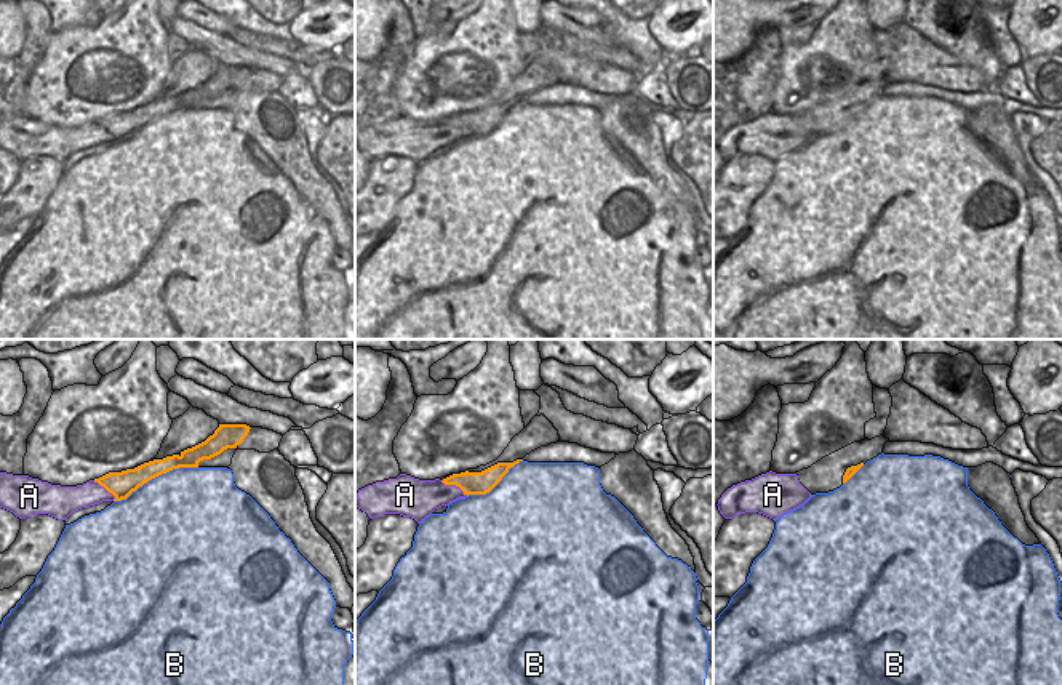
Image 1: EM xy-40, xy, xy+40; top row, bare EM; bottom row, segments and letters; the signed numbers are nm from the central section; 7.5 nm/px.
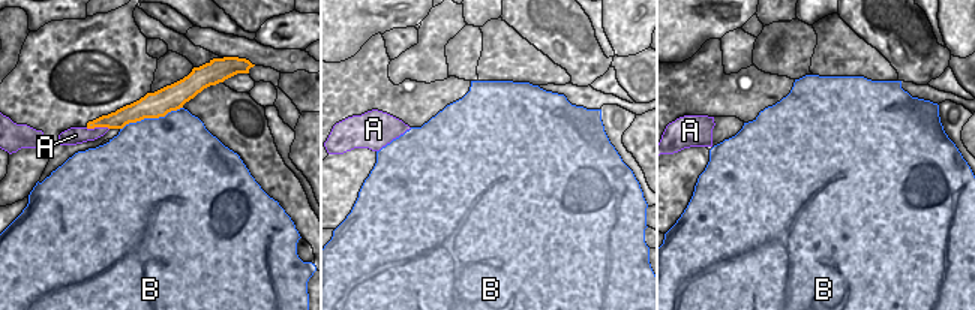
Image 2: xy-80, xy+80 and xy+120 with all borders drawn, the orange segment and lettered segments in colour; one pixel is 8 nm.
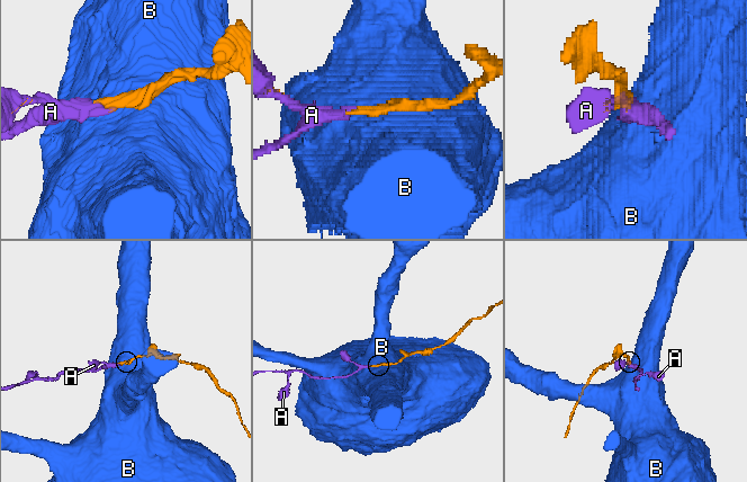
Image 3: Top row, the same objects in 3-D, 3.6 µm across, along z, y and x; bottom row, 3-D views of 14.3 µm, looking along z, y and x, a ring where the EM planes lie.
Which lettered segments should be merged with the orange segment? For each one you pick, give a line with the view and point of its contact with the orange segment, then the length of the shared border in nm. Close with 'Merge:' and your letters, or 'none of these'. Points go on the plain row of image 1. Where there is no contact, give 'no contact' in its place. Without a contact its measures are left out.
A: meets orange in xy at (455, 125); contact 240 nm long
Merge: A

